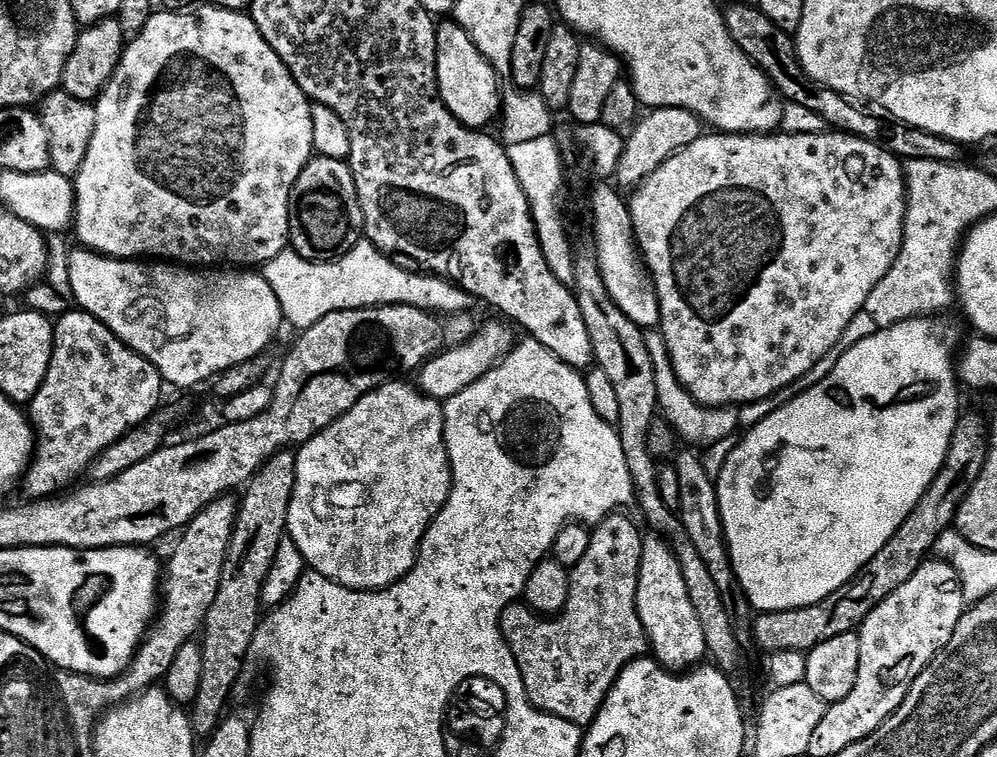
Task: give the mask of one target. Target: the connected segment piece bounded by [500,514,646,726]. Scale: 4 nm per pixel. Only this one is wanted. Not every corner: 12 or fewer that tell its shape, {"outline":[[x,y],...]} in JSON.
{"outline":[[605,517],[545,618],[500,615],[534,708],[591,724],[646,652],[645,537]]}

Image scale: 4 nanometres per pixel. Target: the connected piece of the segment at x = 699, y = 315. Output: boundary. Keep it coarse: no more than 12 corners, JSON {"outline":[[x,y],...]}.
{"outline":[[701,135],[631,193],[705,409],[839,345],[904,245],[904,164]]}

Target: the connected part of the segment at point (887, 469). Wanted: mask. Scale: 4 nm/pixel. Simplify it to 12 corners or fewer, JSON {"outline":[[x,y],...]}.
{"outline":[[944,318],[881,328],[715,481],[757,613],[847,588],[962,419]]}

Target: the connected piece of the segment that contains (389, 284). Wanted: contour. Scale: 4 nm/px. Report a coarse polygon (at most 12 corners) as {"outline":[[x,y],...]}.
{"outline":[[367,238],[315,264],[286,250],[262,274],[297,330],[408,304],[464,314],[459,284],[399,268]]}

